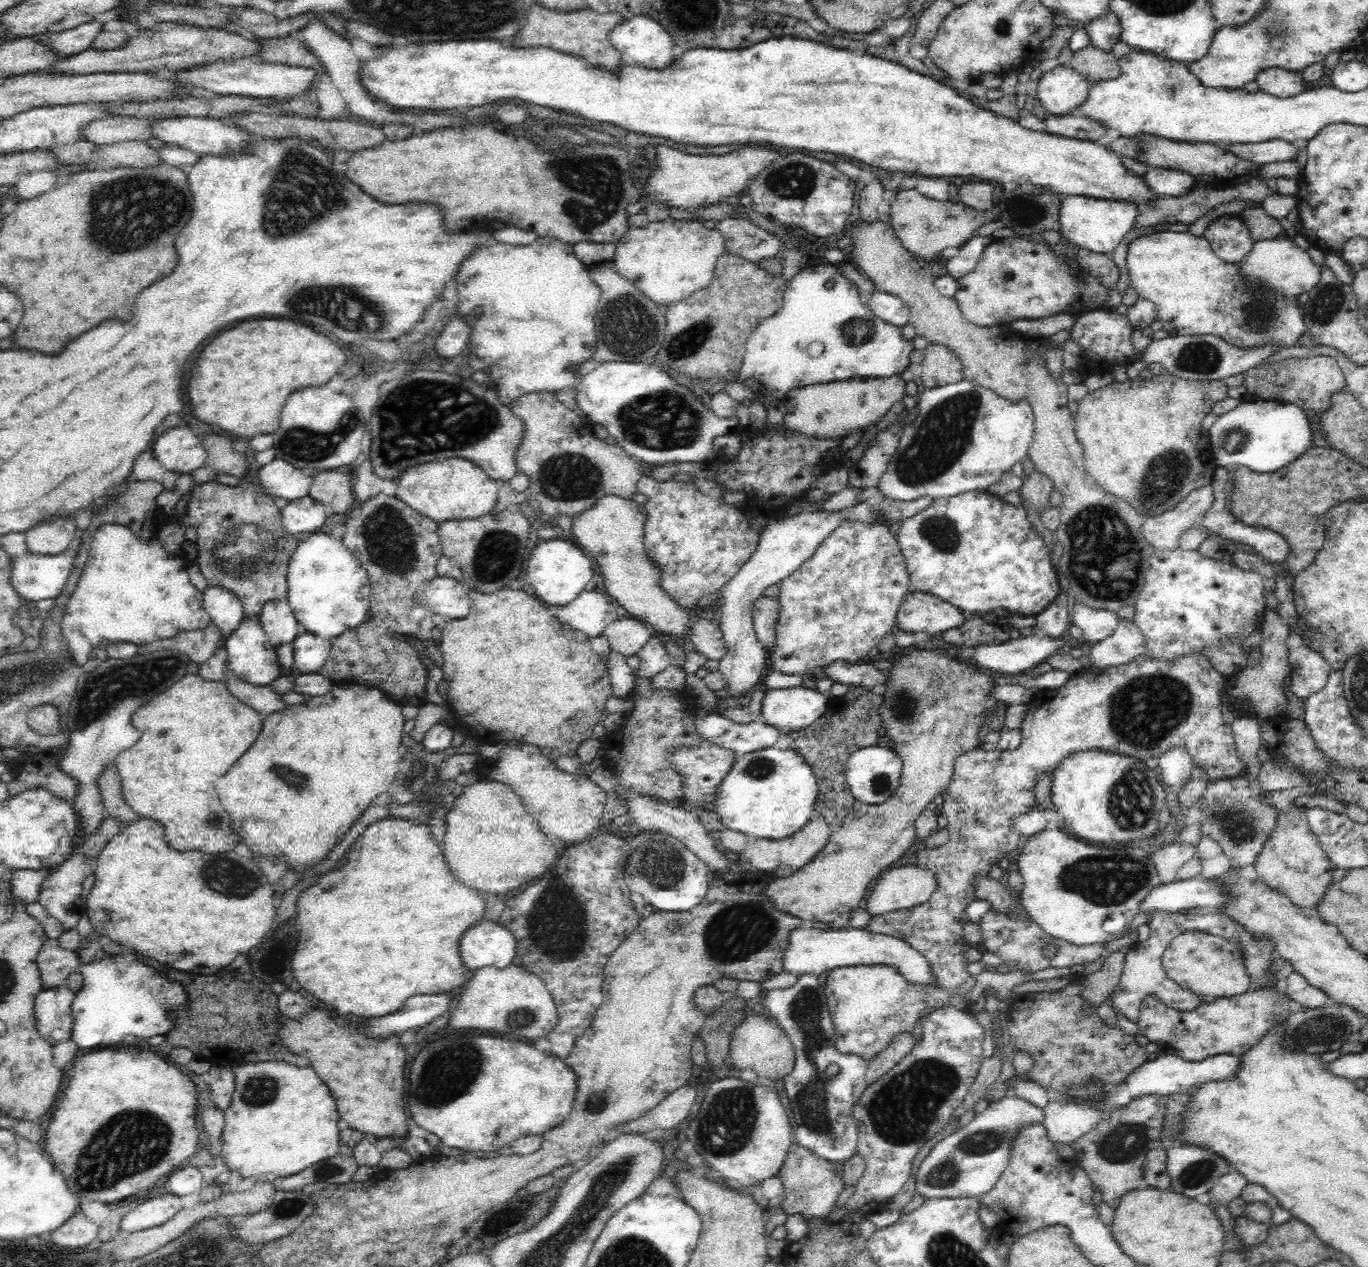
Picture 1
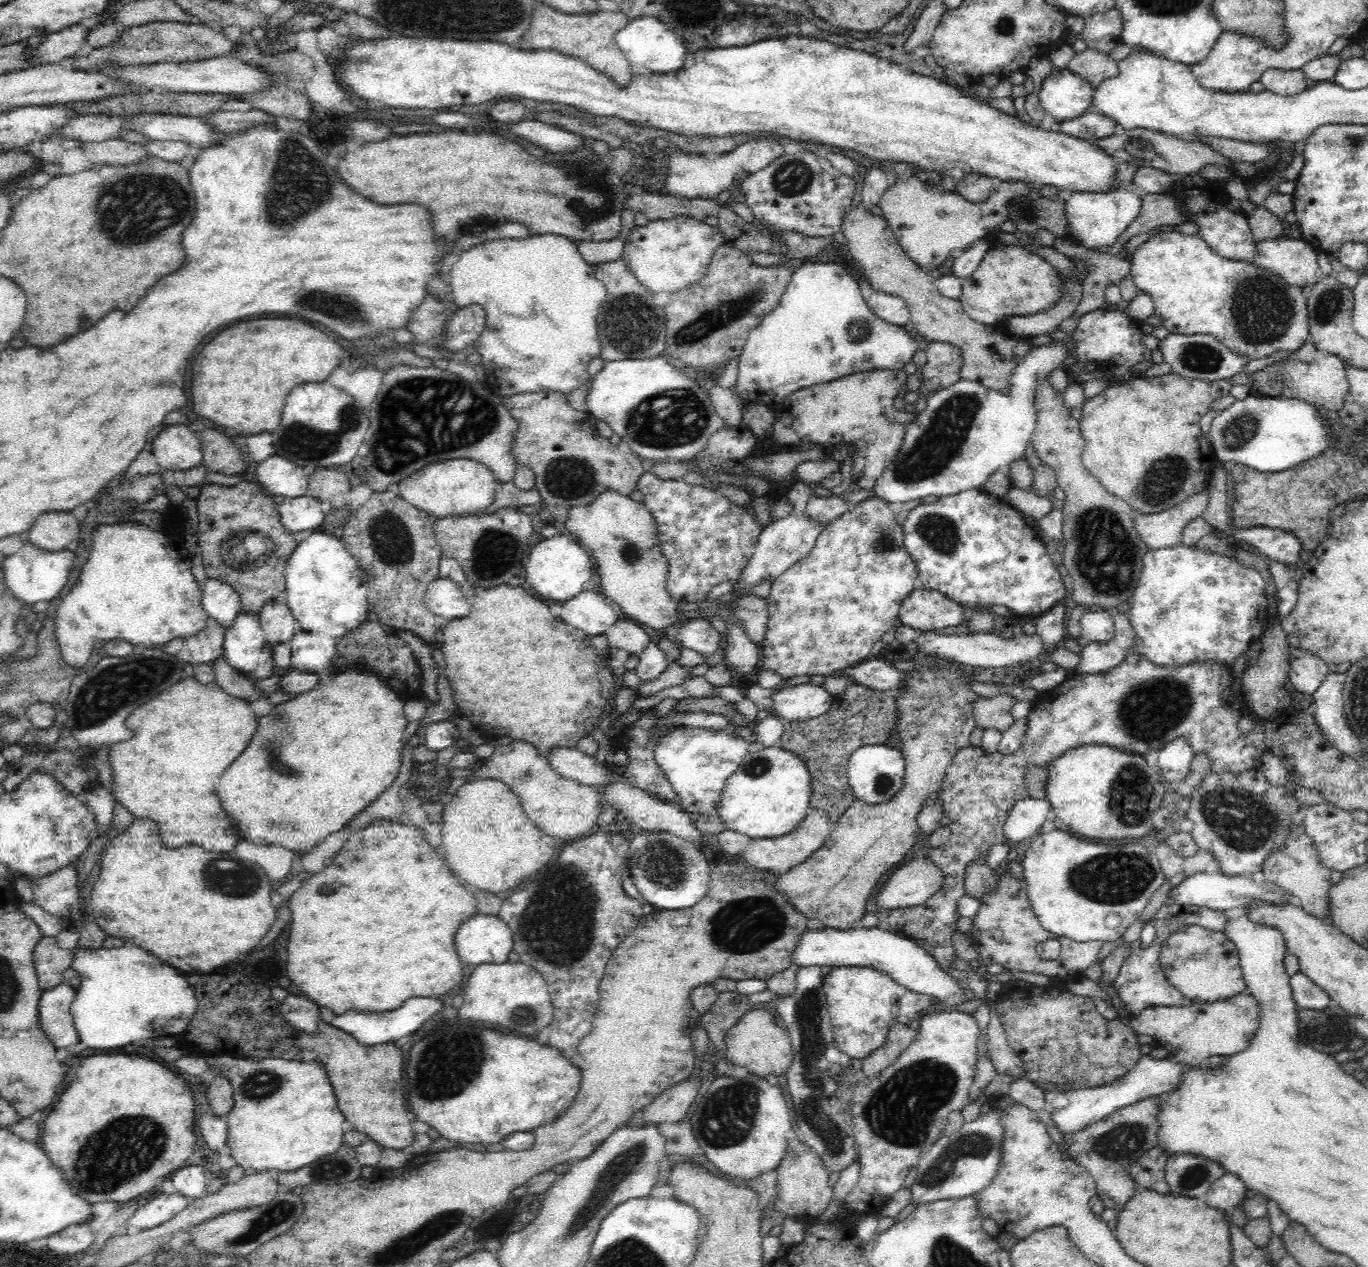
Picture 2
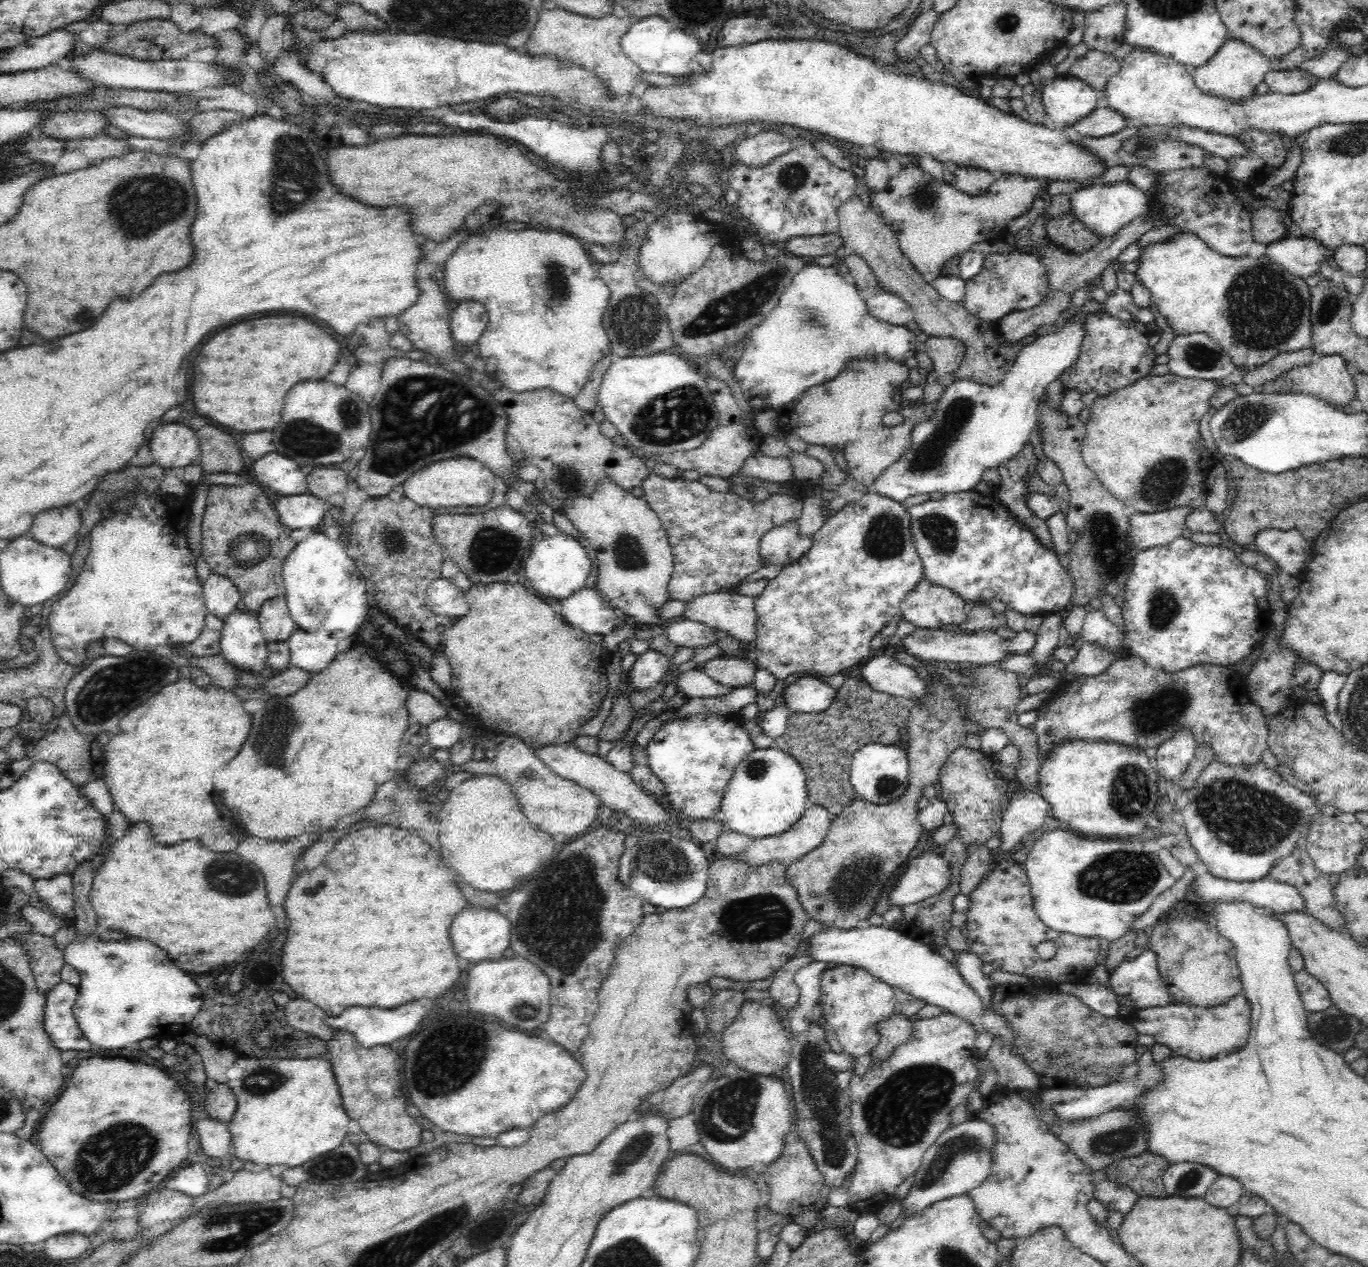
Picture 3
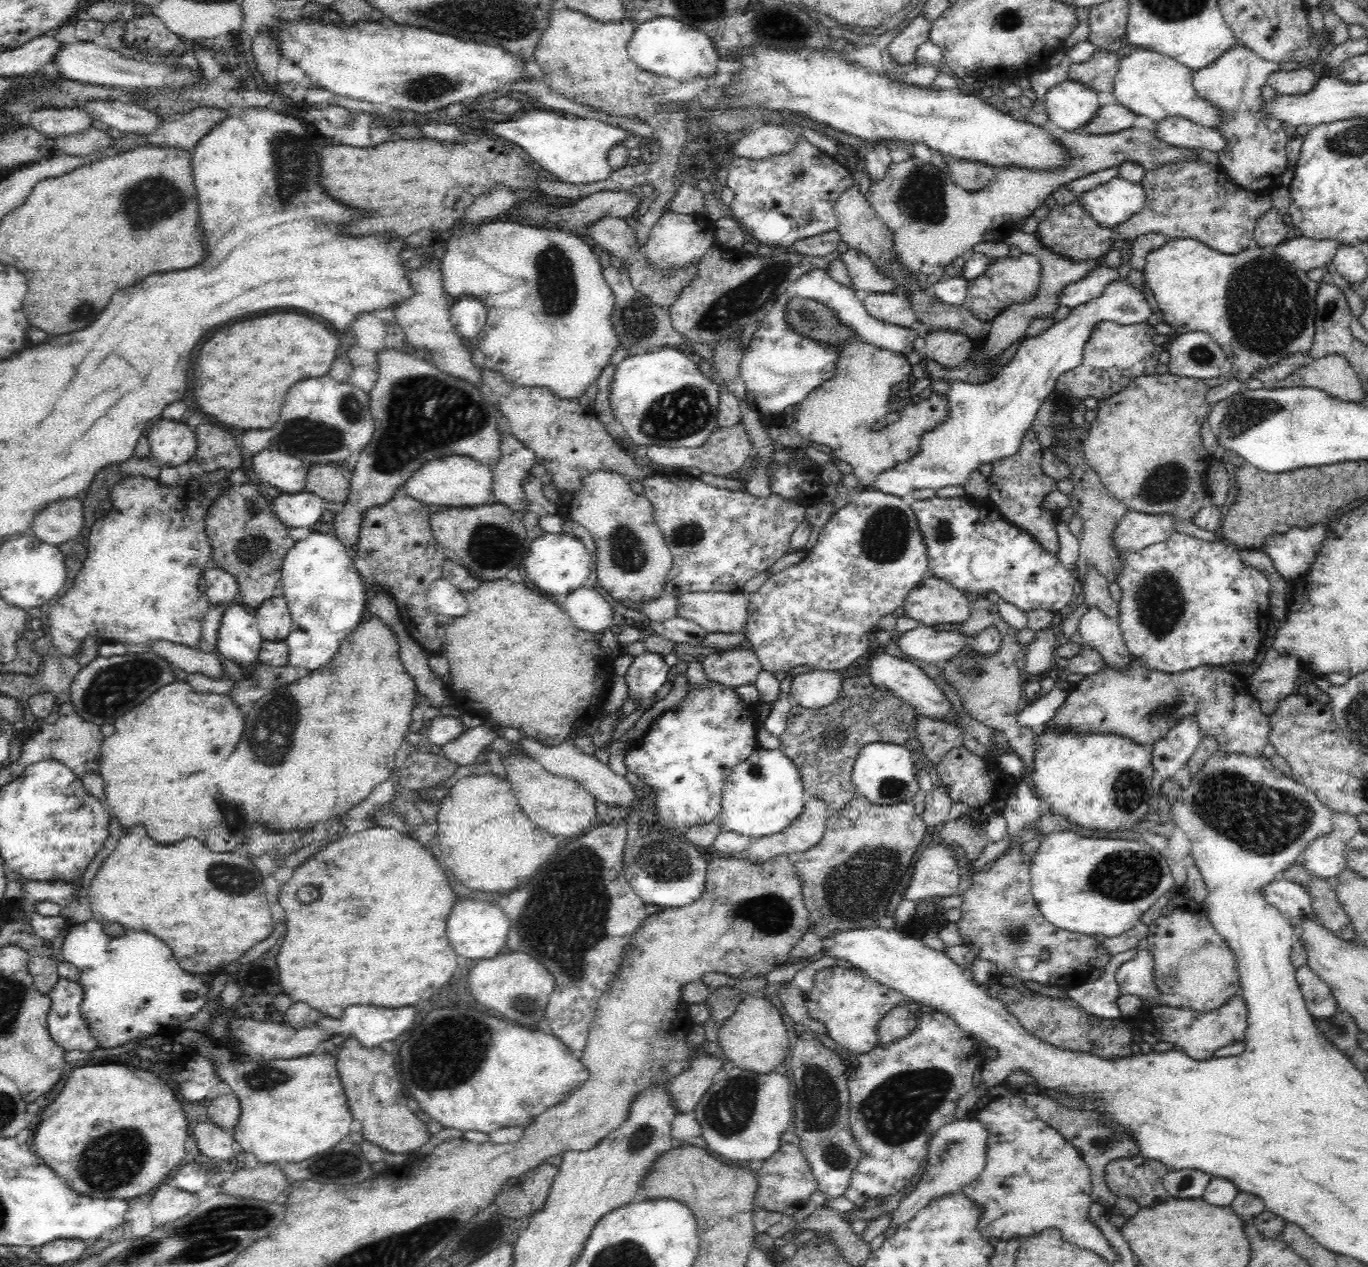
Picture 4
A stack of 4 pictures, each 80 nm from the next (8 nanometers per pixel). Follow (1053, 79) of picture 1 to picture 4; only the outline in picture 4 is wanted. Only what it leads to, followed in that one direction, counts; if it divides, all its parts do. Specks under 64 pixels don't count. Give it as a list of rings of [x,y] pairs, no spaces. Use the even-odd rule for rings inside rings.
[[[1069,79],[1052,86],[1042,102],[1049,119],[1064,130],[1084,127],[1100,107],[1094,90]]]

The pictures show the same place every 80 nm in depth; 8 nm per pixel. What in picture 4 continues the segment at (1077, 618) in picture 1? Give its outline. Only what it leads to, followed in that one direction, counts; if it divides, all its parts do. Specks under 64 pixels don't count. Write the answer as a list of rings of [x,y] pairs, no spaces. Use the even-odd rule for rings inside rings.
[[[1089,607],[1088,612],[1080,620],[1079,632],[1082,636],[1083,646],[1088,646],[1094,655],[1103,658],[1109,668],[1124,671],[1134,656],[1126,648],[1122,631],[1117,620],[1108,618],[1098,607]]]

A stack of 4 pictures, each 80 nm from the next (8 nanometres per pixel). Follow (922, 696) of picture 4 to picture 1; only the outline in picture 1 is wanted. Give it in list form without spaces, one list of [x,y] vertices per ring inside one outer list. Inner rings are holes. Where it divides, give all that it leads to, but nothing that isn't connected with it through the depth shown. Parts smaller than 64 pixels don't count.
[[[845,660],[831,663],[825,667],[817,678],[830,678],[834,683],[847,684],[848,686],[870,687],[884,684],[888,675],[882,675],[874,665],[870,664],[850,664]]]

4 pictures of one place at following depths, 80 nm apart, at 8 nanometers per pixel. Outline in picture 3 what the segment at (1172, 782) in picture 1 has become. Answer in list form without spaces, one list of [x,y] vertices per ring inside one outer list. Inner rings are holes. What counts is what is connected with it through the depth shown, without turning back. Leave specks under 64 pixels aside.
[[[1188,729],[1173,733],[1168,740],[1157,746],[1155,762],[1158,765],[1158,776],[1177,782],[1194,758],[1196,747],[1194,735]]]

